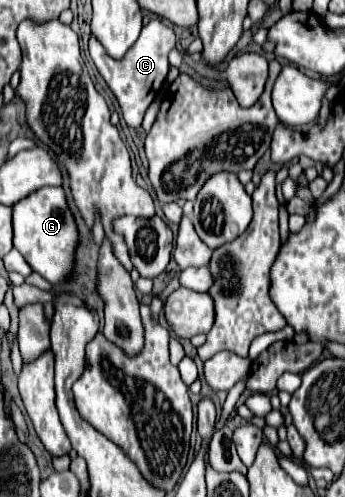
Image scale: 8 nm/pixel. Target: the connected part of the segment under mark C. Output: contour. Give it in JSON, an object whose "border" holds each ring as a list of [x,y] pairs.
{"border":[[[152,19],[142,29],[140,39],[136,41],[136,45],[120,61],[106,55],[104,47],[94,37],[90,39],[90,57],[96,63],[96,69],[100,71],[100,75],[108,83],[108,87],[112,89],[112,93],[116,95],[128,127],[138,129],[142,125],[146,109],[156,99],[156,91],[162,87],[162,83],[164,83],[166,75],[168,75],[168,69],[170,69],[168,53],[174,49],[174,43],[176,43],[176,37],[174,37],[172,27],[166,25],[160,19]]]}

